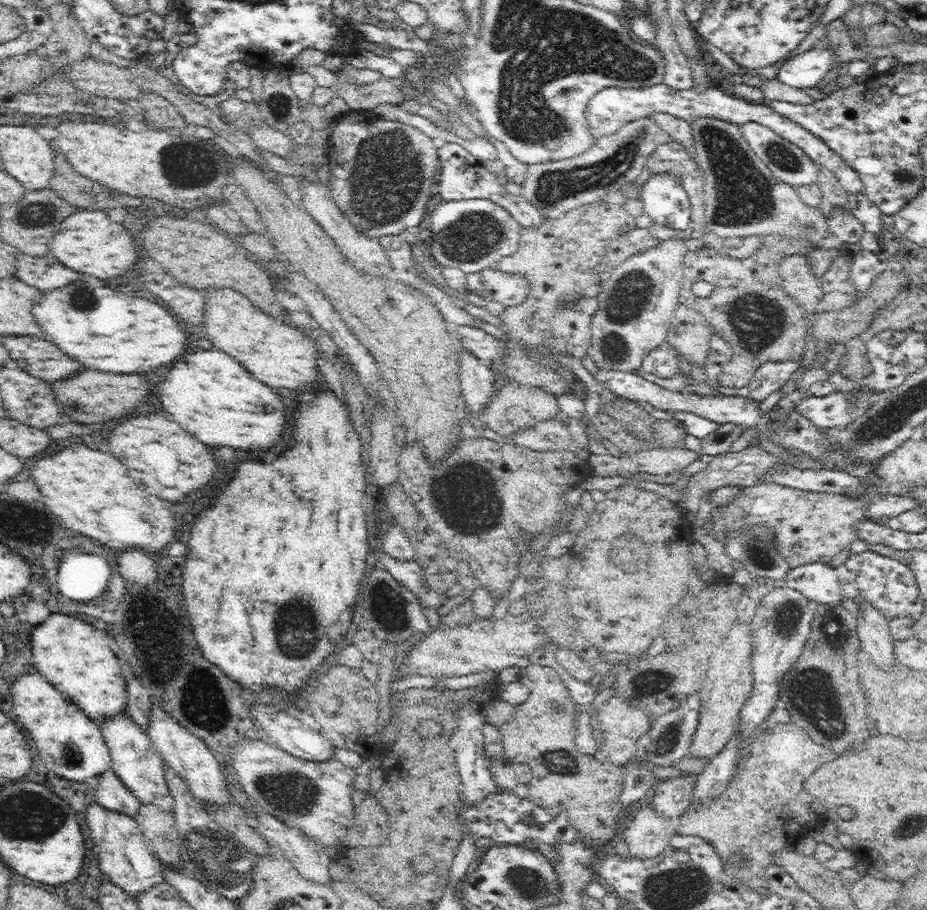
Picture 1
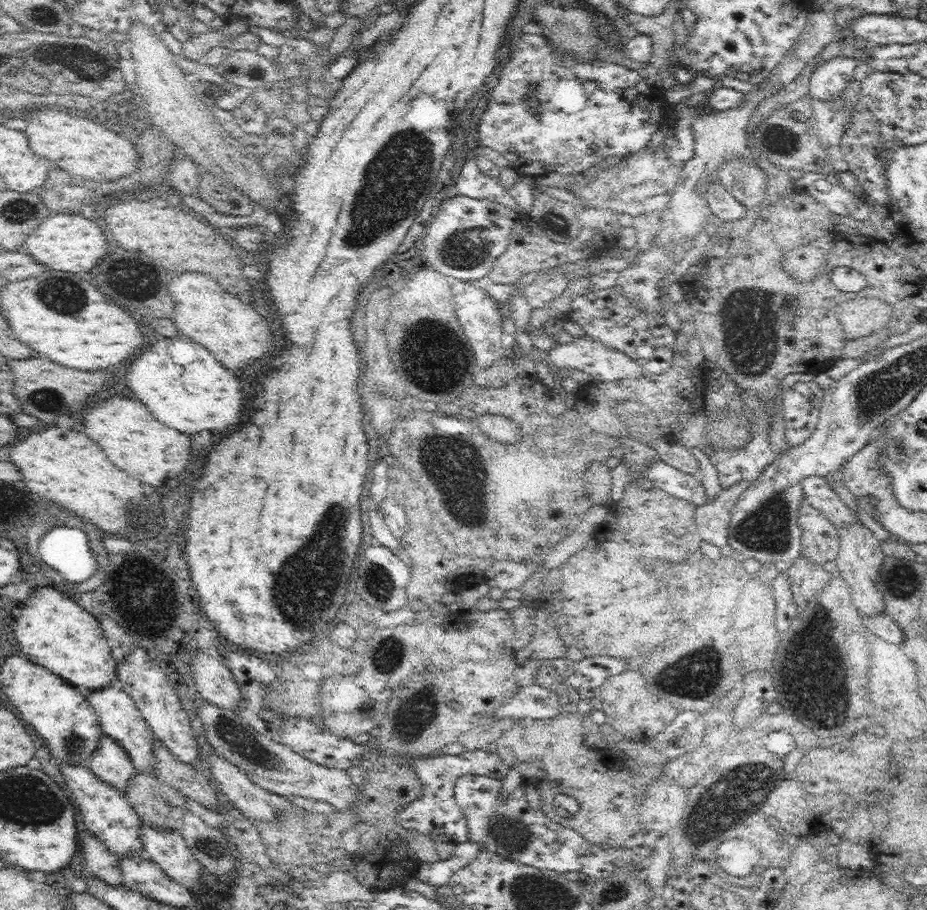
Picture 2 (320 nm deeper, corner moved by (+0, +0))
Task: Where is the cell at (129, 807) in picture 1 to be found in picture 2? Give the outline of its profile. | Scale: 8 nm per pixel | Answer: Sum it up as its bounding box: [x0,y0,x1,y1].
[85,735,136,794]

